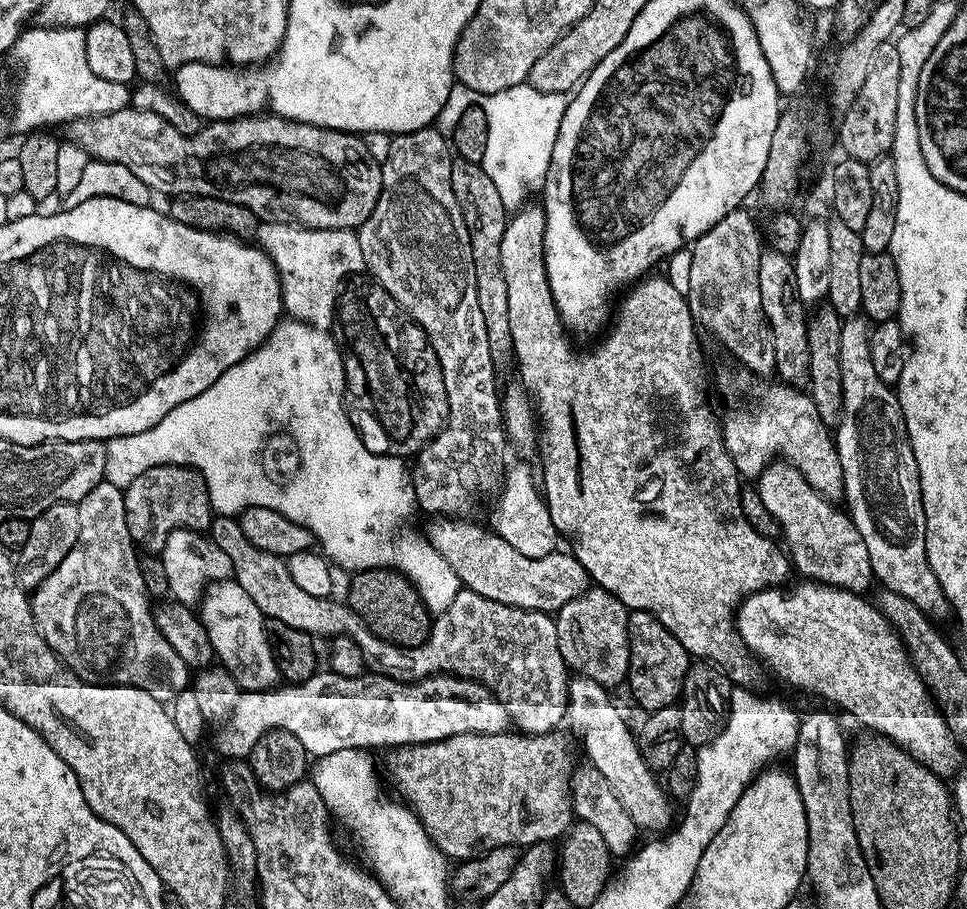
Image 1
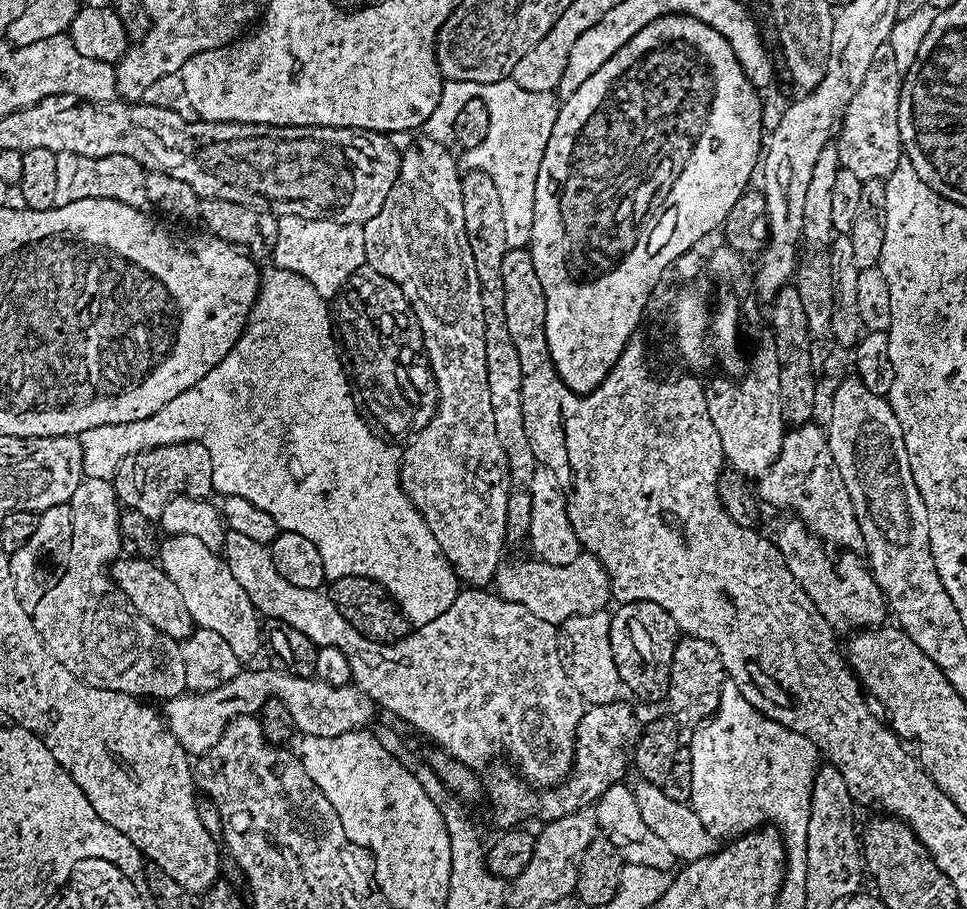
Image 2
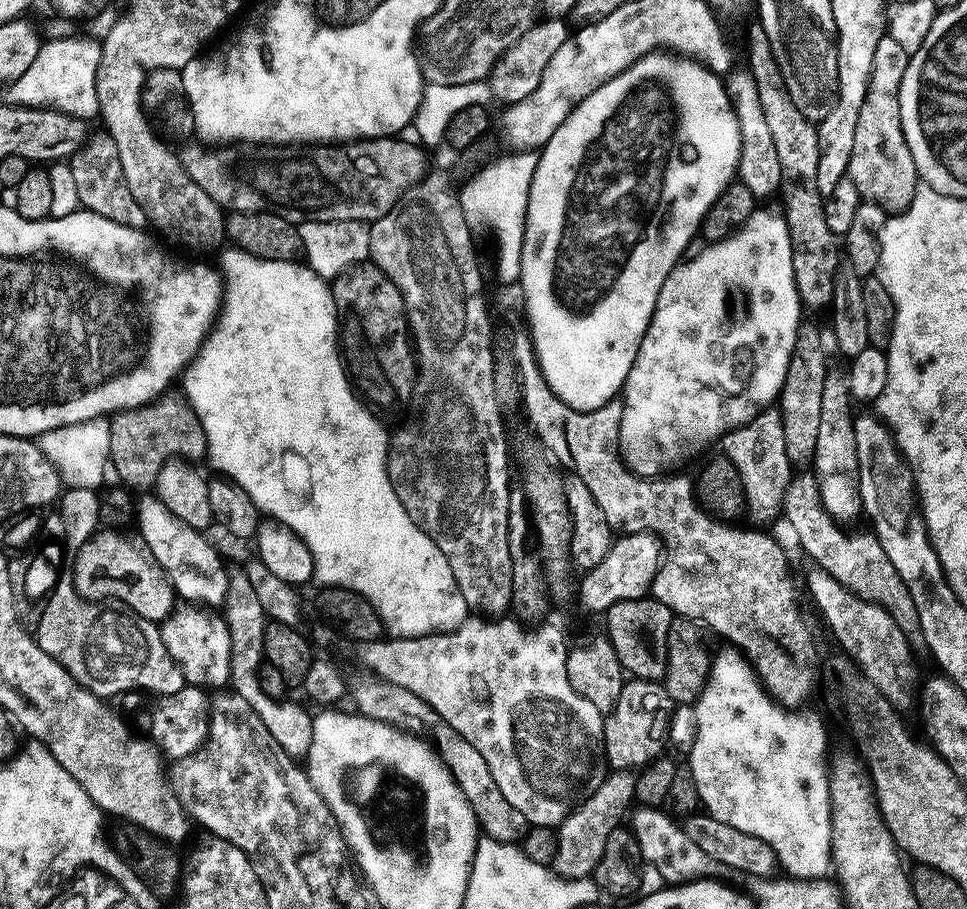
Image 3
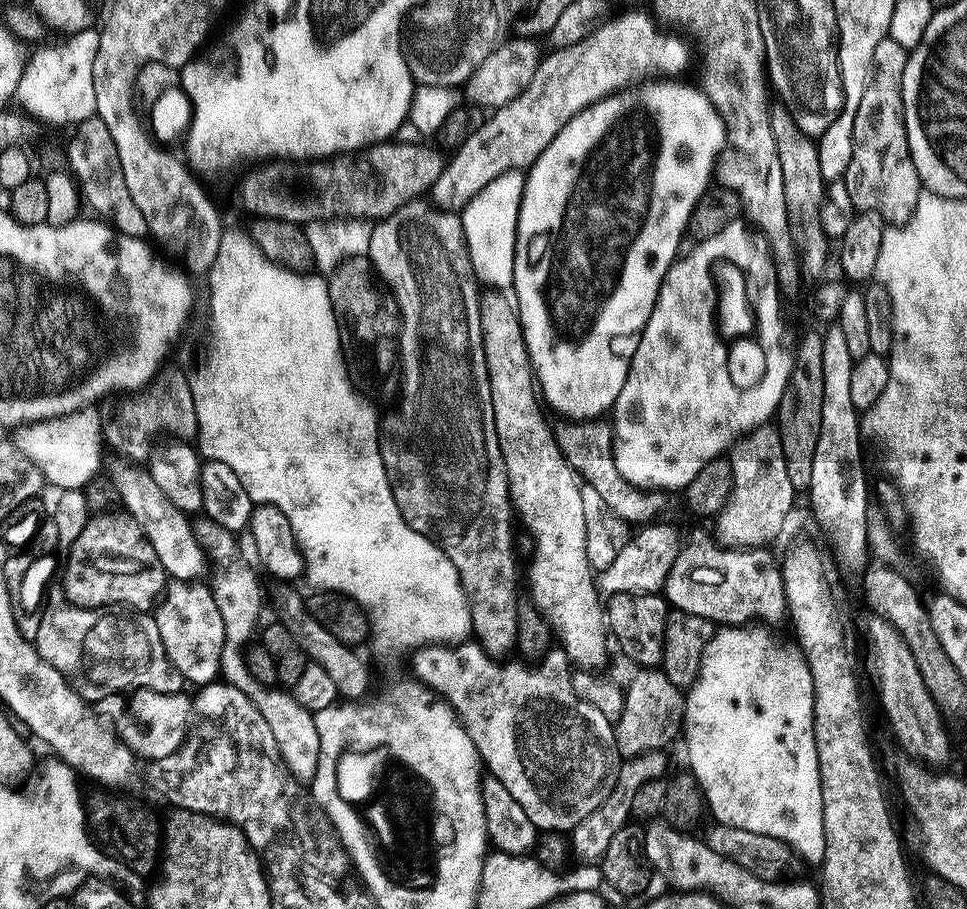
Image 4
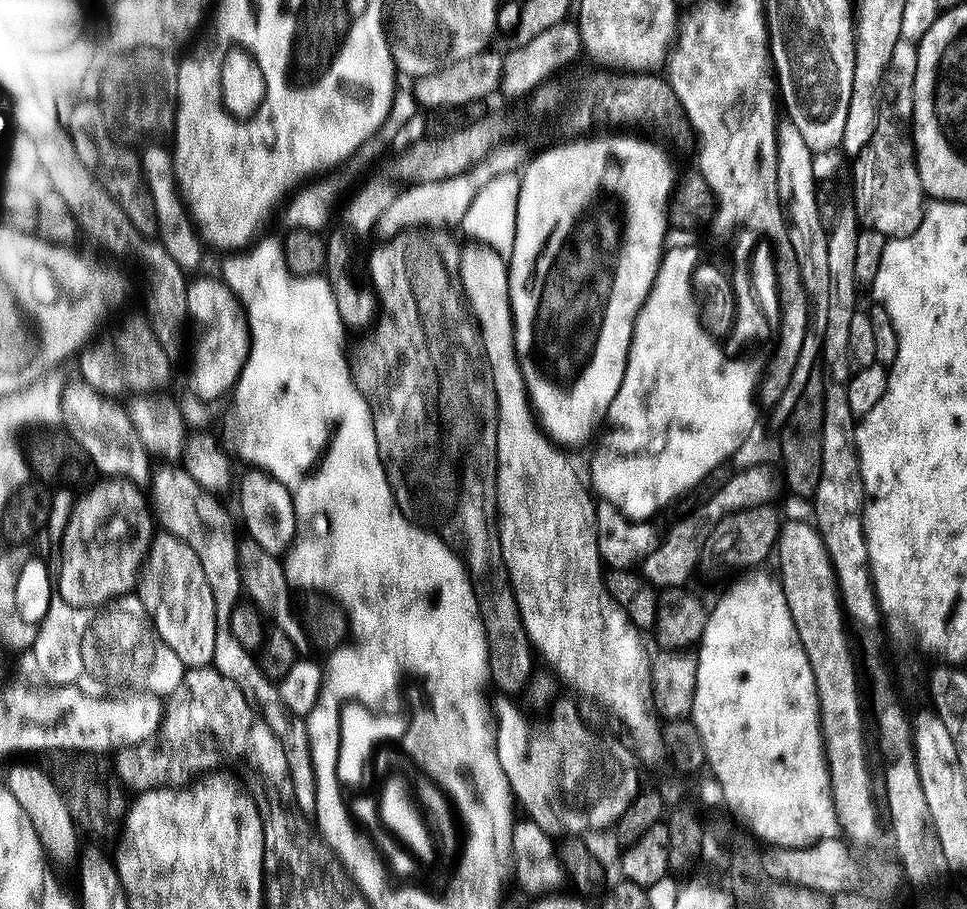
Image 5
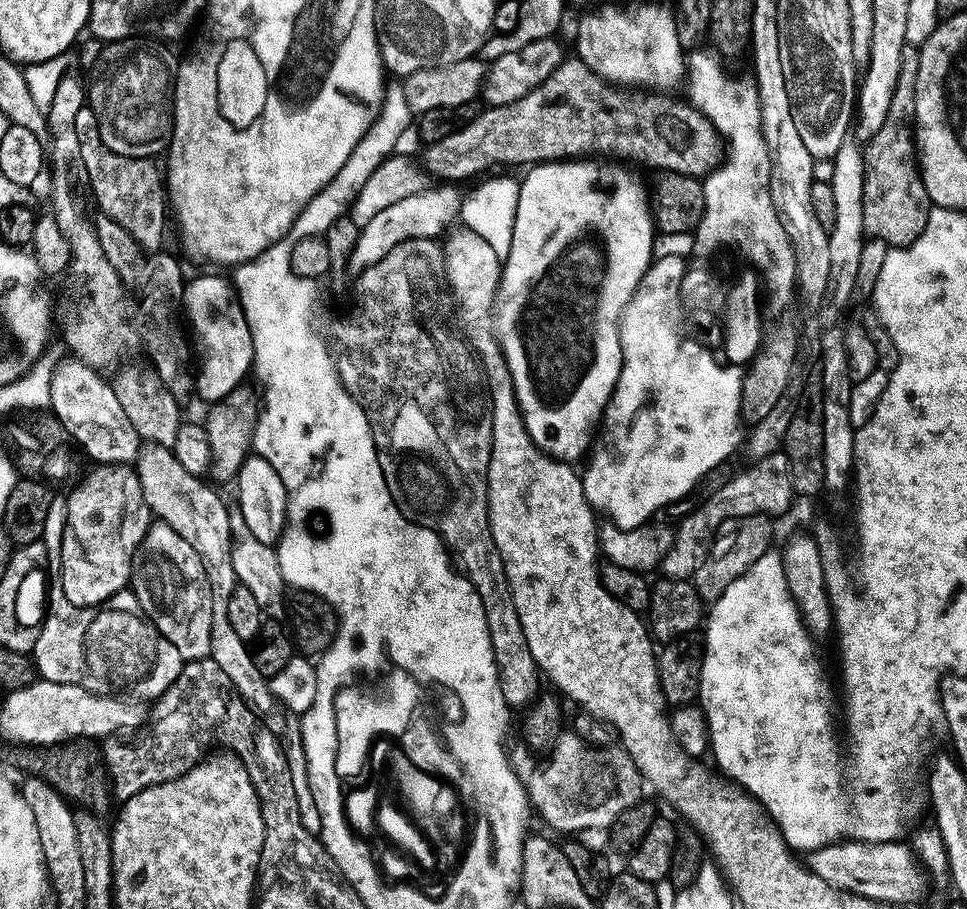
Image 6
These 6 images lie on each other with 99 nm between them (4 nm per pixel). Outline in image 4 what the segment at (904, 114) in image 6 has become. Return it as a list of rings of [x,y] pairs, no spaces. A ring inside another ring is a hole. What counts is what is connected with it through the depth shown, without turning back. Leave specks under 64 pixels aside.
[[[889,35],[874,49],[872,77],[868,80],[866,94],[862,94],[858,118],[854,120],[850,166],[846,166],[842,177],[857,213],[878,214],[888,226],[905,224],[922,199],[920,175],[912,161],[904,125],[902,74],[906,74],[909,55],[909,49],[898,46]]]

